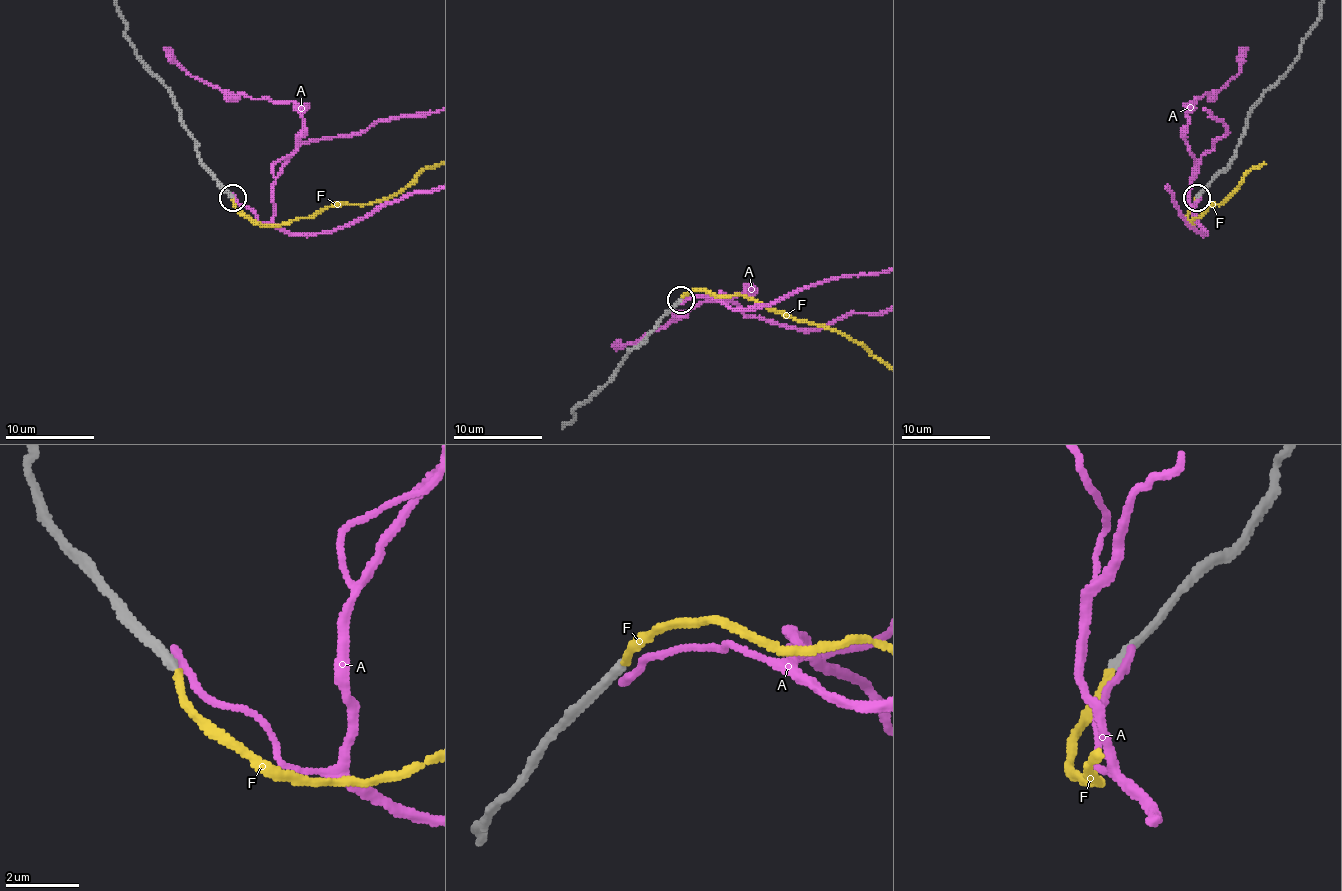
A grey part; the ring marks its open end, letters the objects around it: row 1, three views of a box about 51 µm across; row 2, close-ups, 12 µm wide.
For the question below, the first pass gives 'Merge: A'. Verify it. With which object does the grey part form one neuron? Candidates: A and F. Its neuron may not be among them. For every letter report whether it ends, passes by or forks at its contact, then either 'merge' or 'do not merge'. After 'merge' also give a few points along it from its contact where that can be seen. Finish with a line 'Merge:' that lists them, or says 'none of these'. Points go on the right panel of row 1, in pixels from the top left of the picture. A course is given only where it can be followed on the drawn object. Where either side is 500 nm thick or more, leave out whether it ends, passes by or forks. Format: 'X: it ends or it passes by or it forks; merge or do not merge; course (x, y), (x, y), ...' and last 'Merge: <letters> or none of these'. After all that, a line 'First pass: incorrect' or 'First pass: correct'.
A: it ends; do not merge
F: it ends; merge
Merge: F
First pass: incorrect

